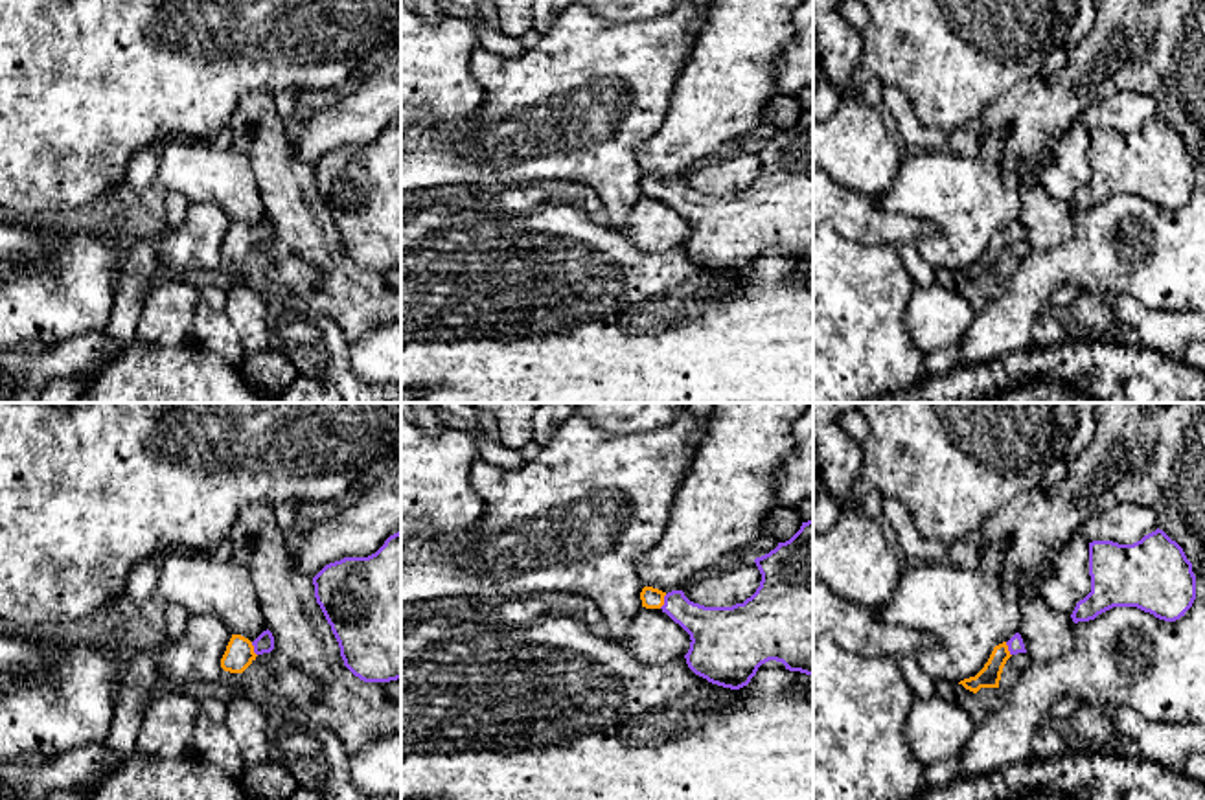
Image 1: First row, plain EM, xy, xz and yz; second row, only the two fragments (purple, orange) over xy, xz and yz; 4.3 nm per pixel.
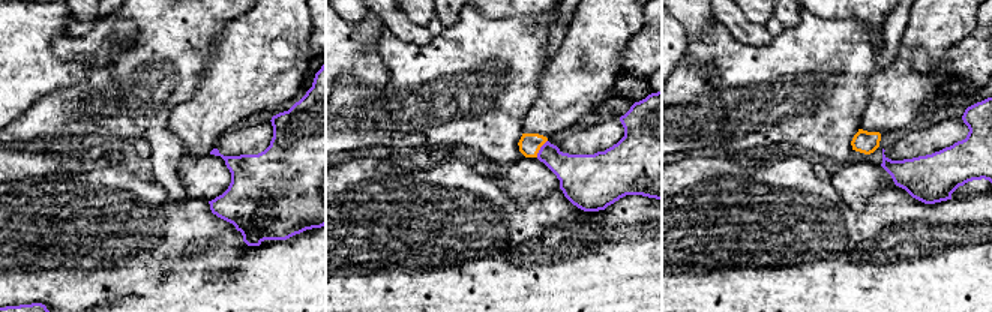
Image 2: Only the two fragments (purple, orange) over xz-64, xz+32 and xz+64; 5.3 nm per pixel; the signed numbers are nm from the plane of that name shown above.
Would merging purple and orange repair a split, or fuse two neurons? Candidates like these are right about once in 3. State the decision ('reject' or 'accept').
accept

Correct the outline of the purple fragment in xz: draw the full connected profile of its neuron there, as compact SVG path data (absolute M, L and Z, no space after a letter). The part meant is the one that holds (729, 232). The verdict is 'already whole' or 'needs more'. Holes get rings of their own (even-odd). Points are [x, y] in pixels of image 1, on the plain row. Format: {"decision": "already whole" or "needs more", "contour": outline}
{"decision": "needs more", "contour": "M813 107L802 110L800 118L775 138L754 147L762 169L756 180L743 191L732 195L705 195L690 189L683 178L662 180L644 175L642 195L660 197L690 223L690 237L684 243L688 256L712 272L740 278L751 270L758 256L769 248L782 250L789 259L813 263Z"}

